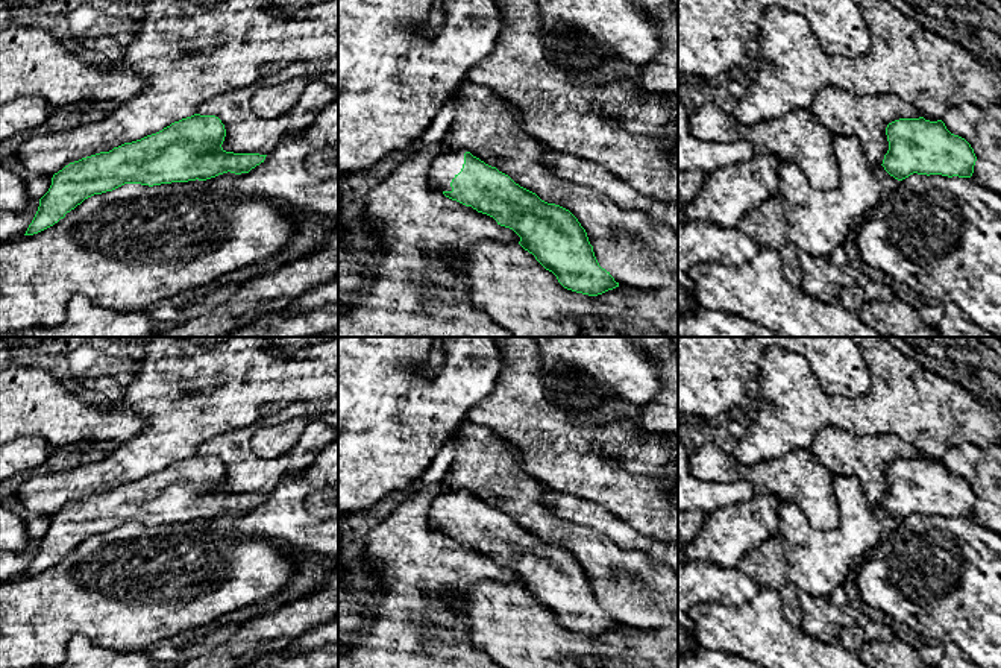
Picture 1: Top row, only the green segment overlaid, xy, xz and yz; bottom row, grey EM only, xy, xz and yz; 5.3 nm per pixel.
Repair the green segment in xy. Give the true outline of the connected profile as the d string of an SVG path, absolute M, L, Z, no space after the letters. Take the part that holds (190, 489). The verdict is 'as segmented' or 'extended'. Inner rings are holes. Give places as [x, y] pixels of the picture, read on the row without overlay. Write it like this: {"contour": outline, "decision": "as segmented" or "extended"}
{"contour": "M194 454L141 480L70 503L53 515L52 525L39 539L38 551L24 575L33 575L53 566L85 539L112 531L124 524L153 527L196 519L206 521L228 512L249 513L264 503L267 495L226 492L221 487L224 477L226 469L218 457Z", "decision": "as segmented"}

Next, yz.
{"contour": "M899 458L887 465L884 510L898 521L918 515L971 518L977 496L971 484L951 474L942 460Z", "decision": "as segmented"}

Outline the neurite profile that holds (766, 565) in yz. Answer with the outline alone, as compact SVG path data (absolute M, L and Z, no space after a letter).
M770 534L766 542L752 548L736 568L749 575L760 589L774 589L780 595L789 624L801 627L802 607L798 588L792 580L793 569L786 559L783 542L777 534Z

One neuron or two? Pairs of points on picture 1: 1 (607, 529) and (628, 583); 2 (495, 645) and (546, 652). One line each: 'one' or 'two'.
1: two
2: one

